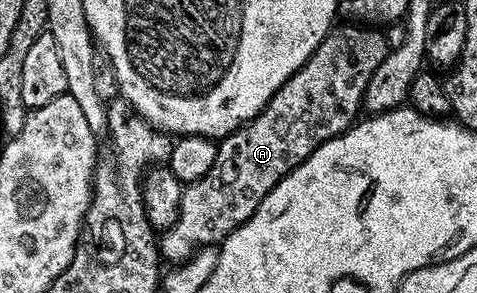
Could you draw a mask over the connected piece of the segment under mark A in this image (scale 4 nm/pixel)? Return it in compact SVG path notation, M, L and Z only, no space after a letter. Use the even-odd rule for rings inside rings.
M342 23L331 28L324 40L318 44L314 54L279 87L276 95L262 108L247 125L241 125L235 133L230 133L217 142L216 163L204 175L204 179L193 181L182 190L178 218L170 229L160 237L160 257L166 263L187 261L192 254L203 247L214 247L225 241L236 227L240 227L257 211L260 203L280 183L280 179L288 176L293 169L300 167L316 147L328 143L328 139L345 133L351 125L359 120L363 108L364 91L368 87L368 79L384 63L388 52L385 32L378 27L367 27L362 23Z

